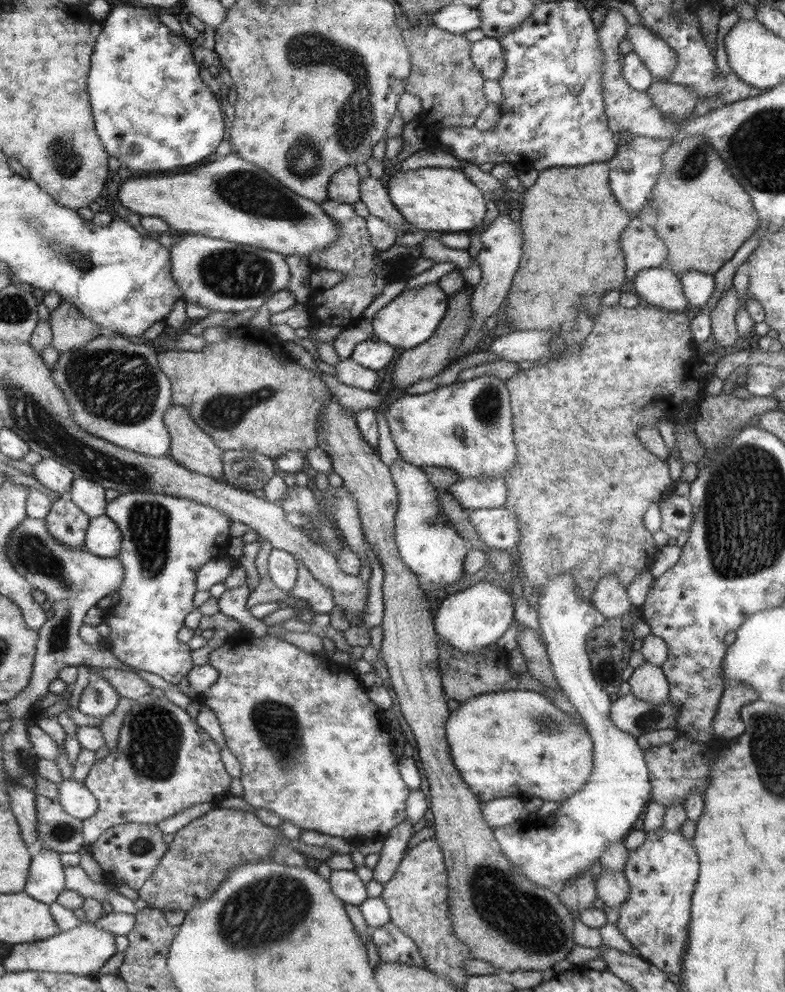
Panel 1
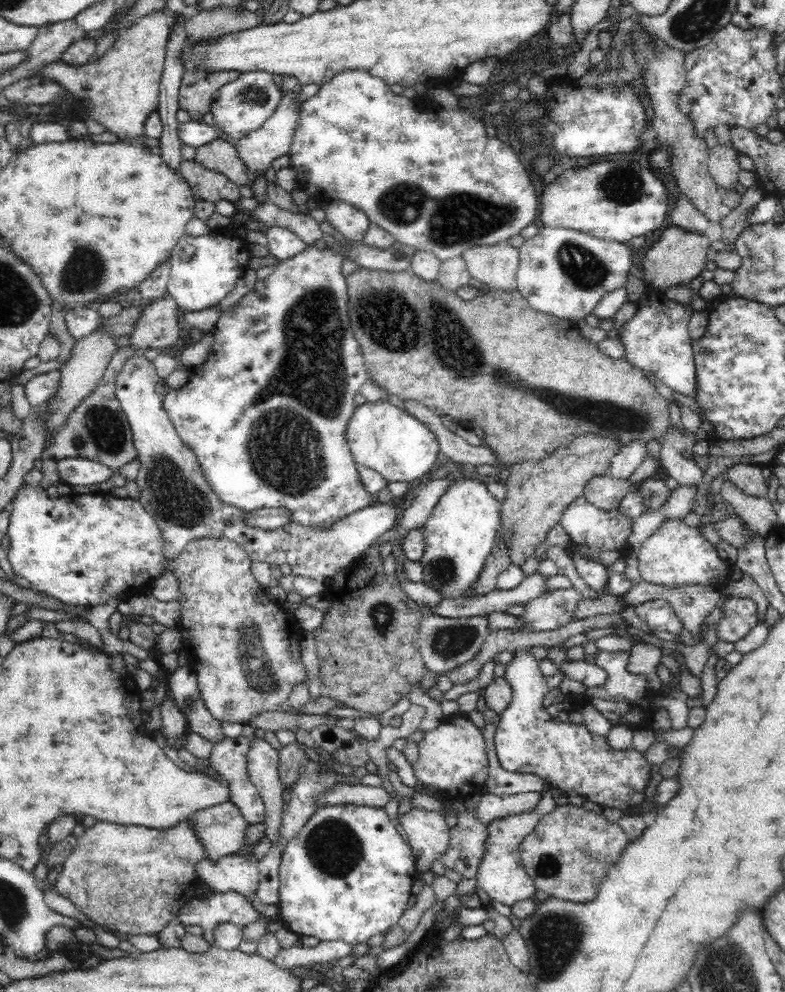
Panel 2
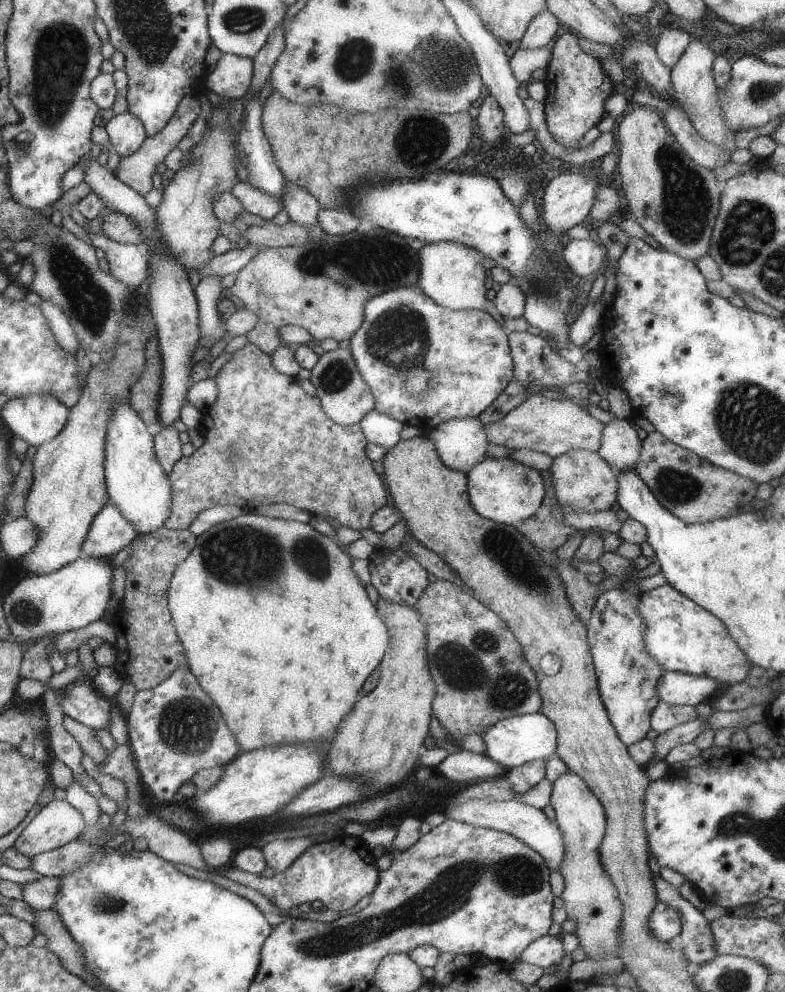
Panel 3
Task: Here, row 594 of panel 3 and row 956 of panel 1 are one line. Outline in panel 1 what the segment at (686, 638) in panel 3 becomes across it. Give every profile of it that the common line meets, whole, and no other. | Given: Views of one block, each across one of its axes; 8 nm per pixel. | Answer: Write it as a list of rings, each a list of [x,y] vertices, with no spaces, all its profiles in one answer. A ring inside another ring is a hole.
[[[663,828],[647,832],[639,848],[627,854],[623,874],[629,884],[629,894],[615,922],[619,934],[635,948],[637,958],[653,964],[661,972],[679,976],[687,954],[691,898],[699,878],[699,856],[693,842],[681,832],[667,832]]]

